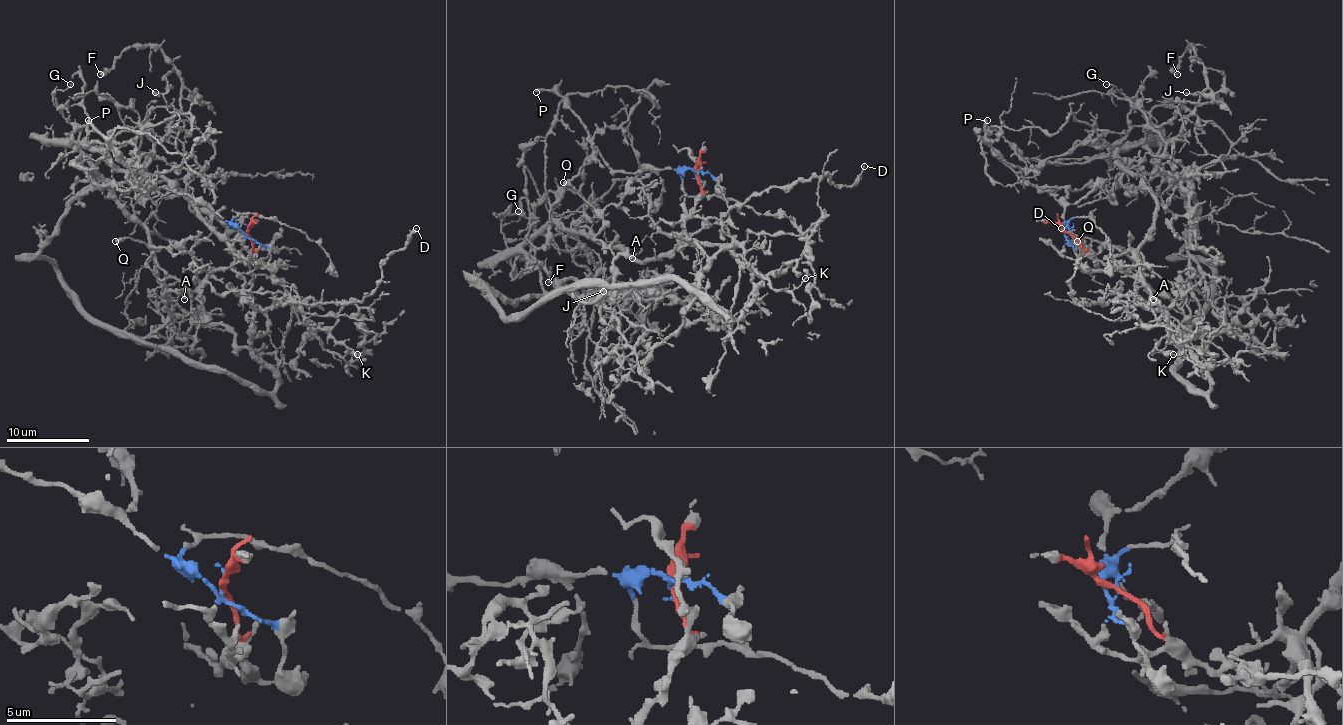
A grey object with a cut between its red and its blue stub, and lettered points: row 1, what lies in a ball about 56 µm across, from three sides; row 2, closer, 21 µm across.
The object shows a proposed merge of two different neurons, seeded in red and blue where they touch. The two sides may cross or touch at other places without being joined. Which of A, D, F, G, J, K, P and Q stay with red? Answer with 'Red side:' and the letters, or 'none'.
Red side: A, D, F, G, J, K, Q

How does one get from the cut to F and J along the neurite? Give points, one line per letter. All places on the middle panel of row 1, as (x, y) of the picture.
F: (695, 174), (701, 192), (672, 250), (633, 260), (579, 233), (629, 299), (629, 312), (548, 283)
J: (695, 174), (701, 192), (672, 250), (633, 260), (579, 233), (629, 299), (629, 312), (614, 328), (604, 291)

